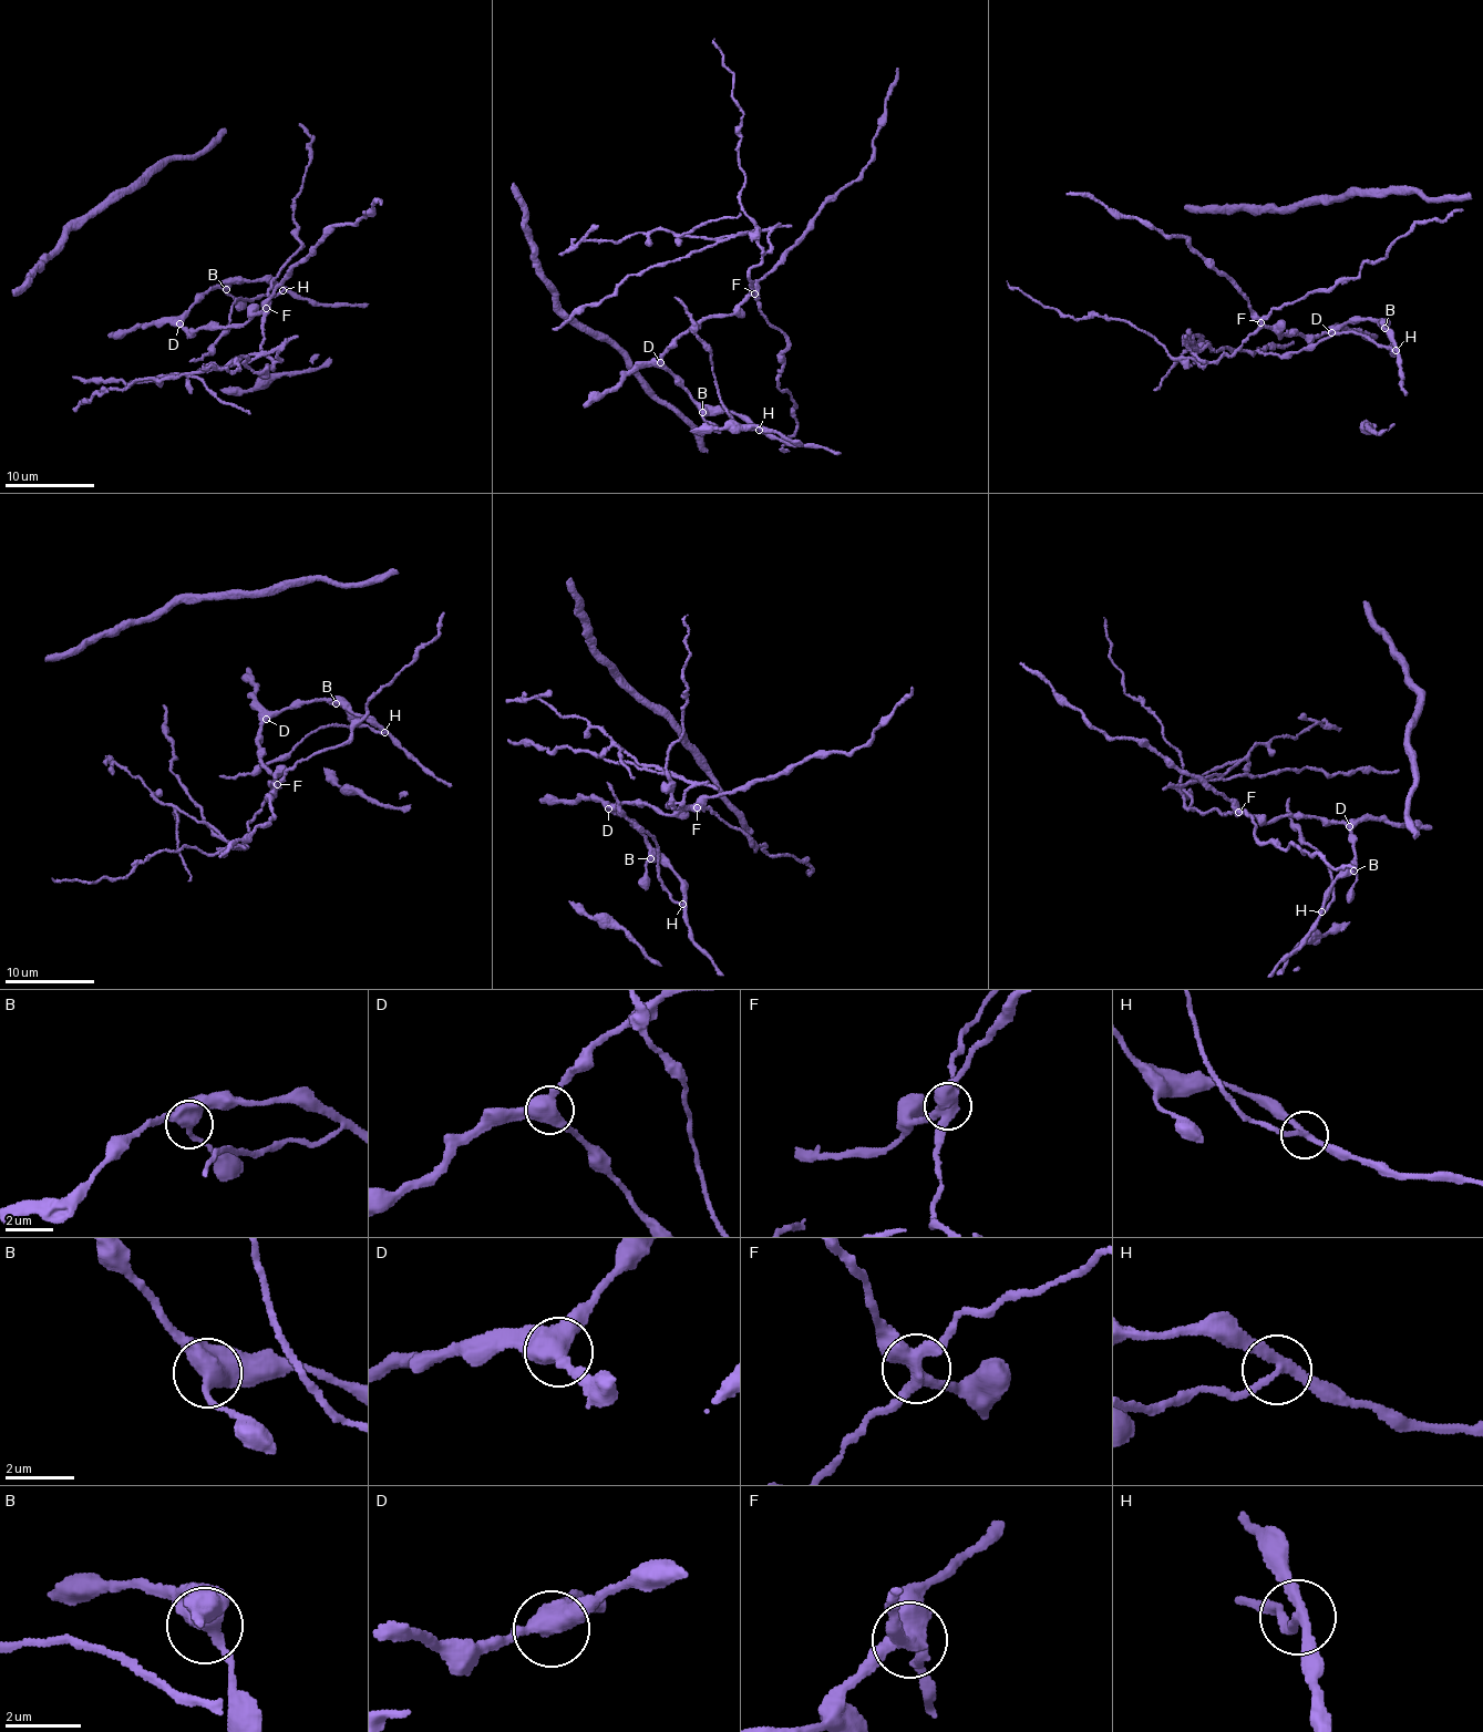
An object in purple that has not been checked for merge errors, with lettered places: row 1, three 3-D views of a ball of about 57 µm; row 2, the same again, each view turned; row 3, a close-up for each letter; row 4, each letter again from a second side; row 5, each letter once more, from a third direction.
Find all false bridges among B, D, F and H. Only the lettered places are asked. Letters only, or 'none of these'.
F, H

